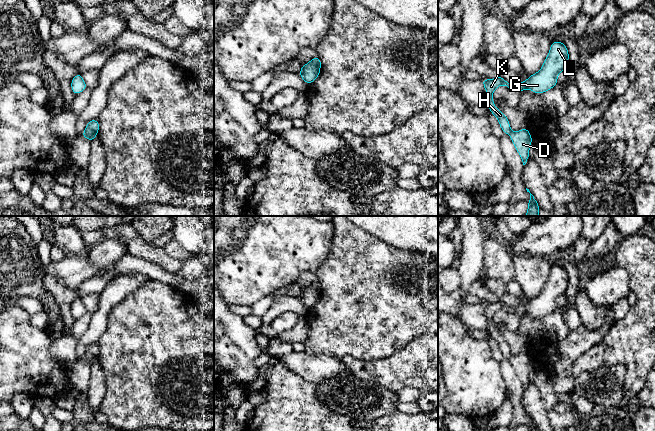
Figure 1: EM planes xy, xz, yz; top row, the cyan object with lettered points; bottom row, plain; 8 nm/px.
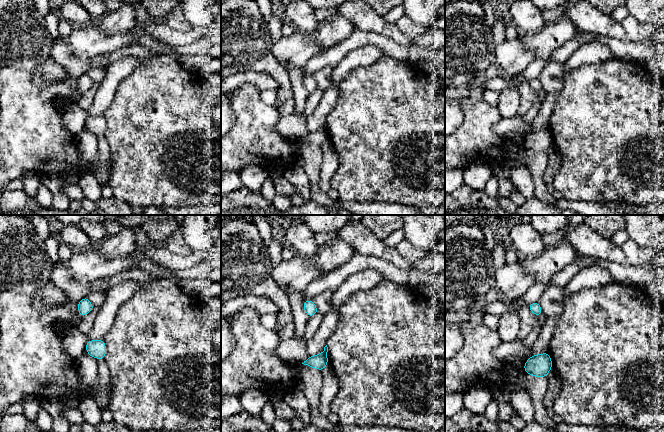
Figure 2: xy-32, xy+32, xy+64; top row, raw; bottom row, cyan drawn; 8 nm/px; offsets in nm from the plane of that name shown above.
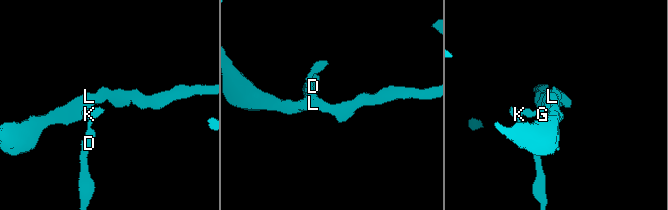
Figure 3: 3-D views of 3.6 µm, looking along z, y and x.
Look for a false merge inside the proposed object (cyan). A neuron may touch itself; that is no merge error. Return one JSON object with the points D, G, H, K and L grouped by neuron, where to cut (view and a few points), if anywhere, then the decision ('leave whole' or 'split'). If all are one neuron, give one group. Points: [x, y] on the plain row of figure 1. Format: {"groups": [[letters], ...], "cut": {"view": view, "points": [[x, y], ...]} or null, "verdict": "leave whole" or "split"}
{"groups": [["D"], ["G", "H", "K", "L"]], "cut": {"view": "xz", "points": [[308, 287], [319, 291]]}, "verdict": "split"}

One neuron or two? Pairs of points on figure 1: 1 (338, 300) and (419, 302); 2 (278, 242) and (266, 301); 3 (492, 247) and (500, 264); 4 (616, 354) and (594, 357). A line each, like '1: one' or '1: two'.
1: one
2: two
3: one
4: two

